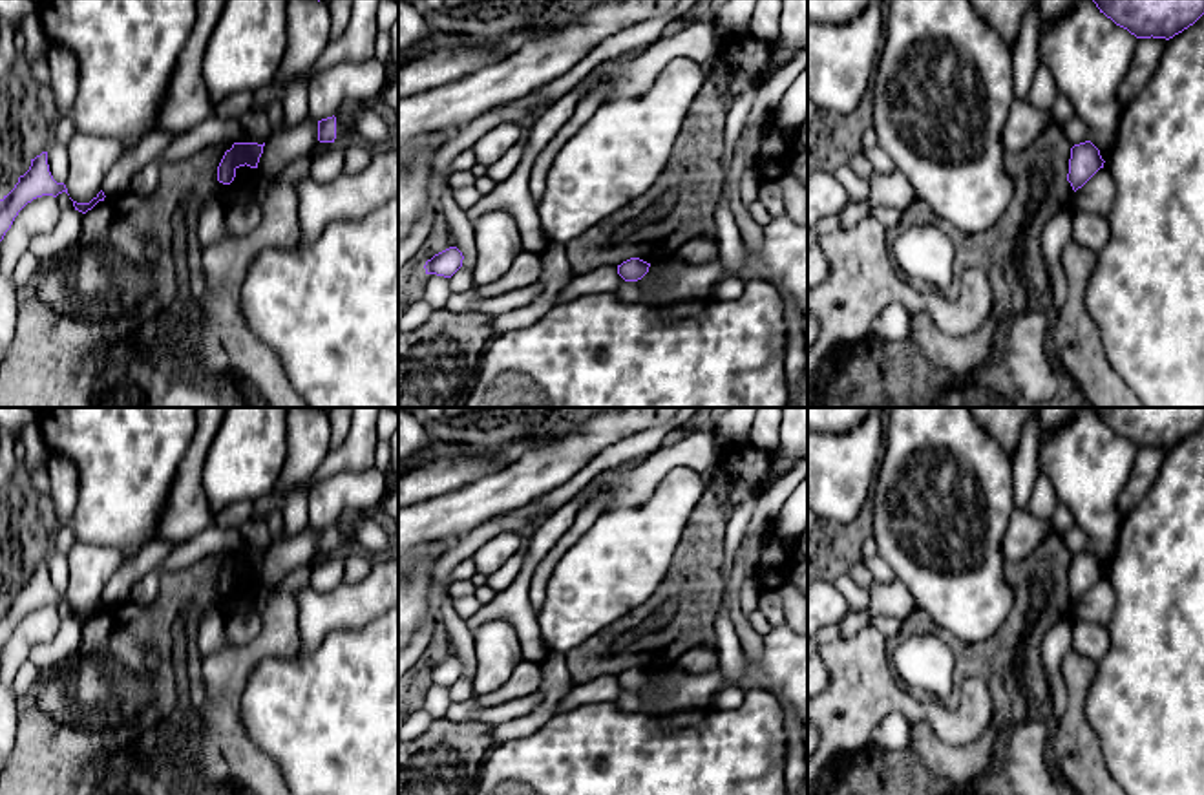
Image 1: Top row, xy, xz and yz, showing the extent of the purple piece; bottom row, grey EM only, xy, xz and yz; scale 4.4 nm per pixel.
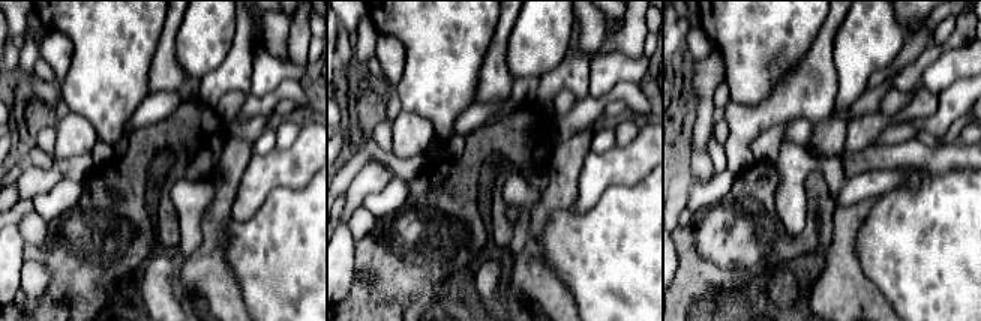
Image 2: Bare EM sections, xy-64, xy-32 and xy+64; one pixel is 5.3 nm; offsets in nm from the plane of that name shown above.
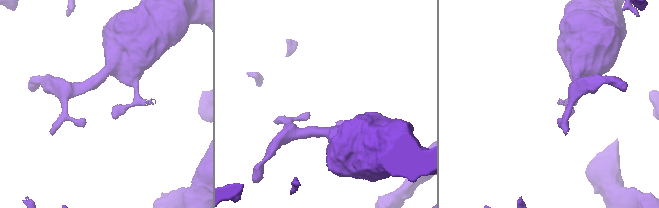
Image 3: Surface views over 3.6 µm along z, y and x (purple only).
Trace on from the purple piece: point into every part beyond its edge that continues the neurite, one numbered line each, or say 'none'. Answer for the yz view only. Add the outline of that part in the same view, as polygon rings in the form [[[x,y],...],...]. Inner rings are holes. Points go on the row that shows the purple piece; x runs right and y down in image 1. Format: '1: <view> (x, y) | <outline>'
none

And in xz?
none

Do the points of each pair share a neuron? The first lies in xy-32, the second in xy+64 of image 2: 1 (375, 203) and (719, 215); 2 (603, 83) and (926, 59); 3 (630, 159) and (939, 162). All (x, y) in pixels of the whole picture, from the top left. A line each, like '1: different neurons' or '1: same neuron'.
1: different neurons
2: different neurons
3: same neuron

